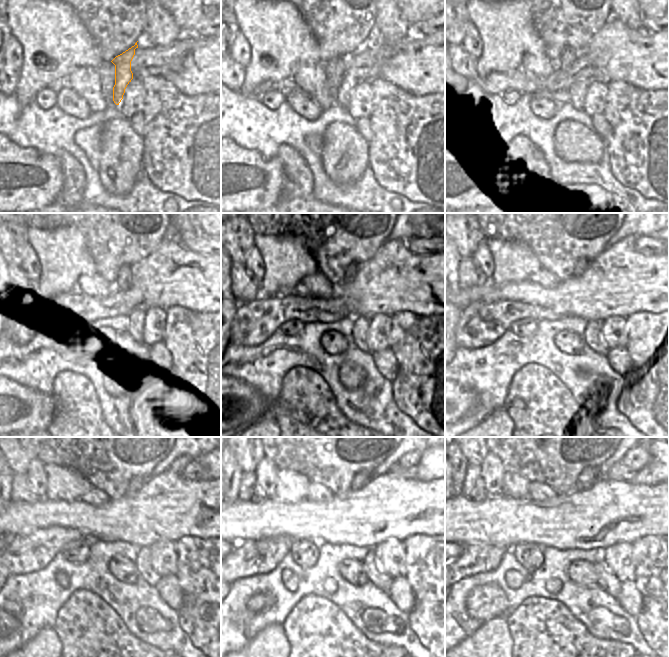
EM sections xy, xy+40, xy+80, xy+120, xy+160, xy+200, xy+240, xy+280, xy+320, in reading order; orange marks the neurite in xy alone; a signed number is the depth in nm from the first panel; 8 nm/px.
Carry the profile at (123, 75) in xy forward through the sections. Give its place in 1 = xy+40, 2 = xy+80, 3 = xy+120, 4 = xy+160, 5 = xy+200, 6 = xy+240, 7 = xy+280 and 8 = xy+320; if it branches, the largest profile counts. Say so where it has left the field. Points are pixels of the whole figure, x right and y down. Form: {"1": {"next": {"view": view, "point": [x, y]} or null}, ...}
{"1": {"next": {"view": "xy+40", "point": [347, 84]}}, "2": {"next": {"view": "xy+80", "point": [577, 92]}}, "3": {"next": {"view": "xy+120", "point": [136, 317]}}, "4": {"next": {"view": "xy+160", "point": [360, 323]}}, "5": {"next": {"view": "xy+200", "point": [591, 337]}}, "6": {"next": {"view": "xy+240", "point": [143, 562]}}, "7": {"next": {"view": "xy+280", "point": [376, 576]}}, "8": {"next": {"view": "xy+320", "point": [606, 580]}}}

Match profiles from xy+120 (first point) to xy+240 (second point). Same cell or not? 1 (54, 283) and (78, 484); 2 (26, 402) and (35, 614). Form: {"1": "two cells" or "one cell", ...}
{"1": "one cell", "2": "two cells"}

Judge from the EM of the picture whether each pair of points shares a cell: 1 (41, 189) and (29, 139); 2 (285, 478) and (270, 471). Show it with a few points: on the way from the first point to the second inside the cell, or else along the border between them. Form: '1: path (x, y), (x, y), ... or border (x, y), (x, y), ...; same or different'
1: border (10, 139), (22, 147), (52, 154); different
2: border (279, 470), (276, 476), (275, 492), (272, 497); different

